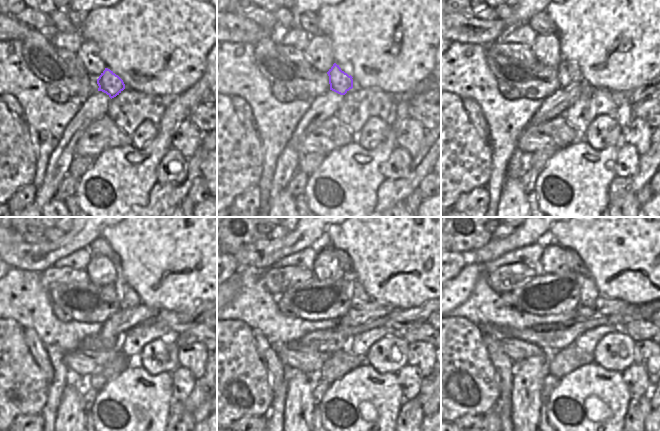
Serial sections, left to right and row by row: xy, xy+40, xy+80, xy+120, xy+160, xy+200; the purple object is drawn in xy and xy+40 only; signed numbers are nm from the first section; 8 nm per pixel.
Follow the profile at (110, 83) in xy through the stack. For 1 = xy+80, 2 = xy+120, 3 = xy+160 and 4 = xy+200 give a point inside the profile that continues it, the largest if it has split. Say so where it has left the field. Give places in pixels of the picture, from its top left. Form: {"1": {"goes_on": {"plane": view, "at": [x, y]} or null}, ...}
{"1": {"goes_on": {"plane": "xy+80", "at": [568, 73]}}, "2": {"goes_on": {"plane": "xy+120", "at": [127, 297]}}, "3": {"goes_on": {"plane": "xy+160", "at": [359, 298]}}, "4": {"goes_on": {"plane": "xy+200", "at": [589, 293]}}}

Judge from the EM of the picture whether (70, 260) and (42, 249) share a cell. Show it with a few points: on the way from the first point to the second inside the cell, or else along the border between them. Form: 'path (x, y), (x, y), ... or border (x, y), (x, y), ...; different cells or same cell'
border (84, 248), (78, 248), (62, 256), (53, 265); different cells

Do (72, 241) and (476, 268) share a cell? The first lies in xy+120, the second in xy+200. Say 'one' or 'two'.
two

